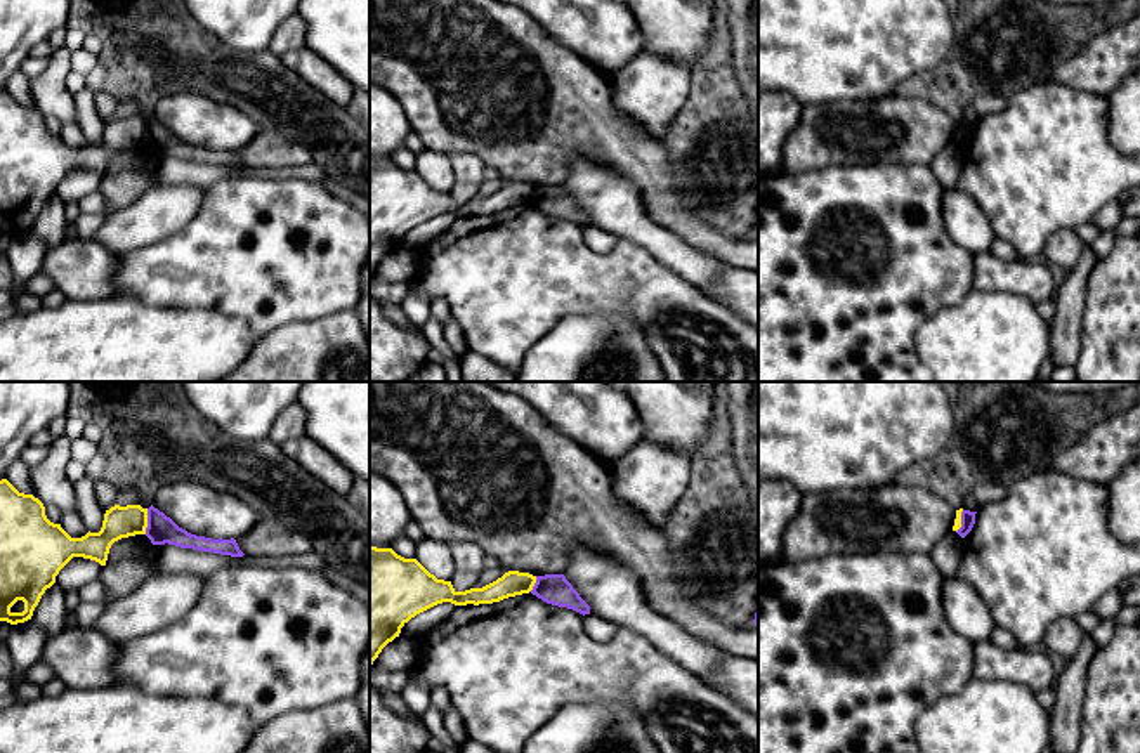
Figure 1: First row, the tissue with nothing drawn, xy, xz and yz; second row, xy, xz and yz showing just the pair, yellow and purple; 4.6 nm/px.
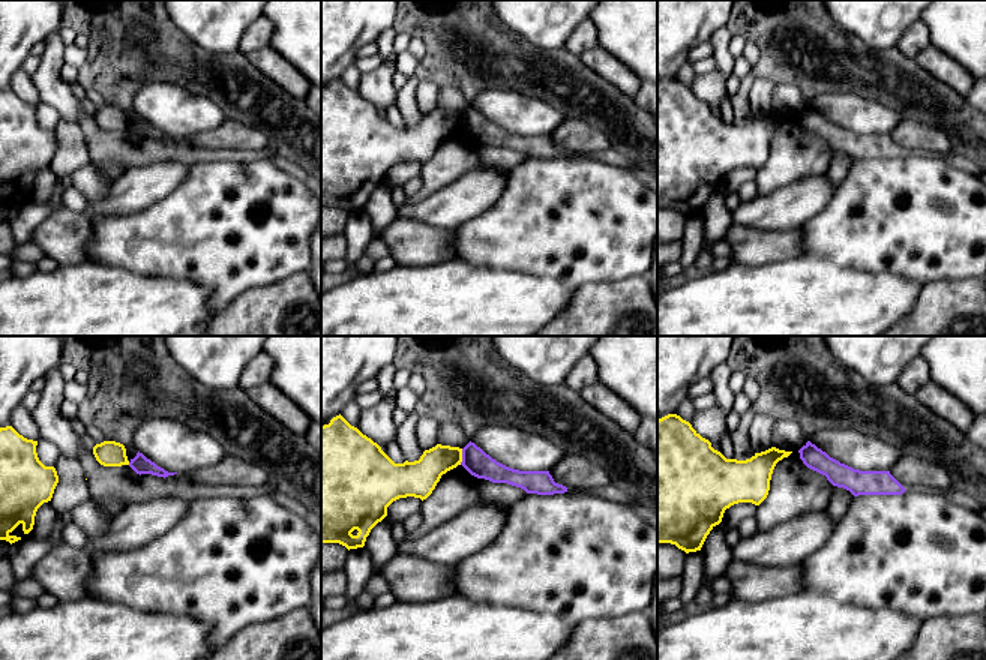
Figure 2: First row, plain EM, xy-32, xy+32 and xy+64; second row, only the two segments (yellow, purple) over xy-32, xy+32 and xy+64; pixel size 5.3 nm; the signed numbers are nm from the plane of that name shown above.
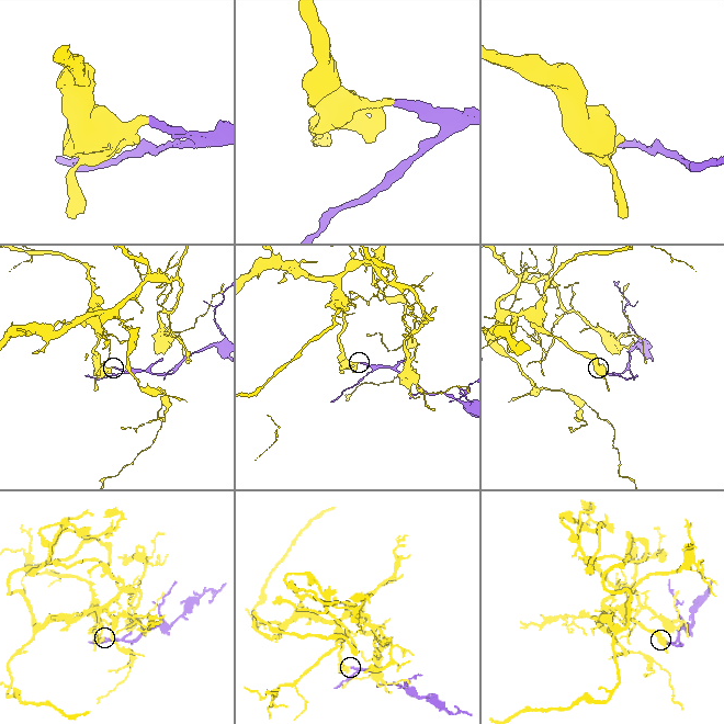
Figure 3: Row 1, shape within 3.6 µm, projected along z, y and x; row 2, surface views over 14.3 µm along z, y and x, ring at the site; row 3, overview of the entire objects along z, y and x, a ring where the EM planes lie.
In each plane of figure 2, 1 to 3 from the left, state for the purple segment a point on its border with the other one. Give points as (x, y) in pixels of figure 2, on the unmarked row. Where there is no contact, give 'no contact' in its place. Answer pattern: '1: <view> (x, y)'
1: no contact
2: xy+32 (461, 120)
3: no contact

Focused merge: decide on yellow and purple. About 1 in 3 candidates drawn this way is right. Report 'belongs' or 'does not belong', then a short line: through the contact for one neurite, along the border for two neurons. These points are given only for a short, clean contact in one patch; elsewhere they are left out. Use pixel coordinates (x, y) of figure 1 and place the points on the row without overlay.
does not belong | xy (148, 120), (144, 144)

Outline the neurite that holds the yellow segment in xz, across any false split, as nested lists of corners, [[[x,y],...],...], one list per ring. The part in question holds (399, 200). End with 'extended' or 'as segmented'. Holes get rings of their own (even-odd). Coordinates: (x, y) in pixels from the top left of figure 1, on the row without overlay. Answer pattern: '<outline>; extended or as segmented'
[[[370,158],[370,276],[411,229],[437,215],[493,215],[529,205],[534,194],[529,184],[508,182],[482,200],[456,203],[451,193],[437,191],[416,170]]]; as segmented

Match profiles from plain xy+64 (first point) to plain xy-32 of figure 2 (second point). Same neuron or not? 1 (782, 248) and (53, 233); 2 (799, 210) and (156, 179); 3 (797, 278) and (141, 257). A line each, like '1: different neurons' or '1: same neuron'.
1: same neuron
2: same neuron
3: different neurons

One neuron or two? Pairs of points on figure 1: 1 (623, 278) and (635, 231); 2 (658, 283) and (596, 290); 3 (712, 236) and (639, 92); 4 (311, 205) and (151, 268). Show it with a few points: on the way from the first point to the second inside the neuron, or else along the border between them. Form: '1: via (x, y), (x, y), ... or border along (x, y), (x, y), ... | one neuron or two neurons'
1: border along (618, 238), (627, 238), (644, 247), (667, 266) | two neurons
2: via (642, 283), (611, 283) | one neuron
3: border along (627, 117), (660, 143) | two neurons
4: via (271, 245), (191, 268) | one neuron

